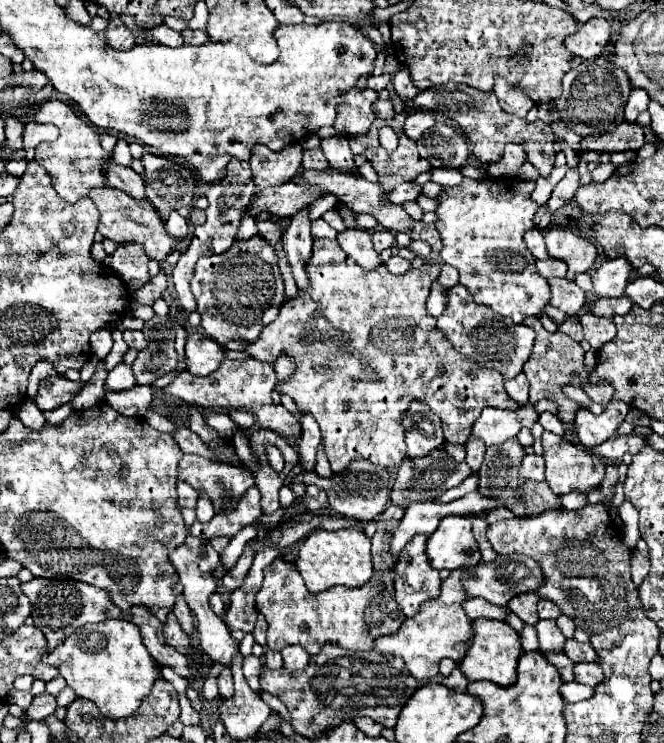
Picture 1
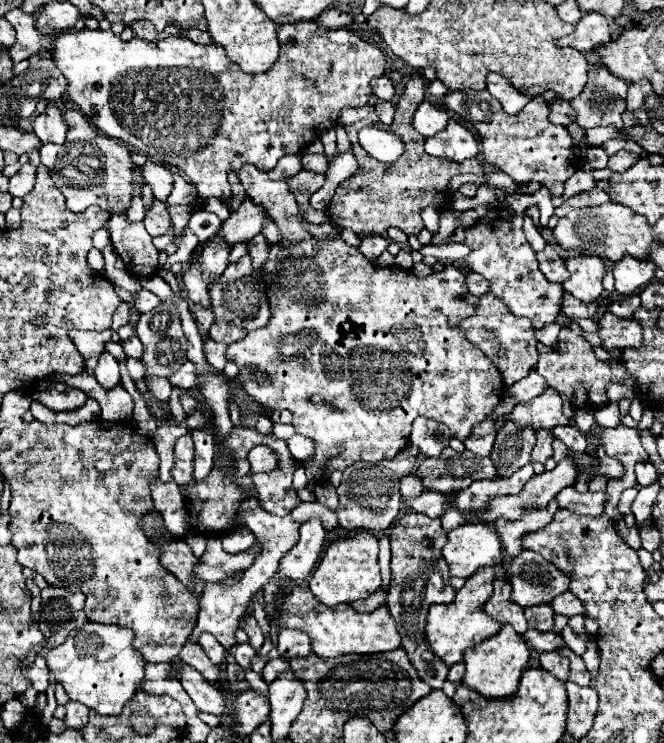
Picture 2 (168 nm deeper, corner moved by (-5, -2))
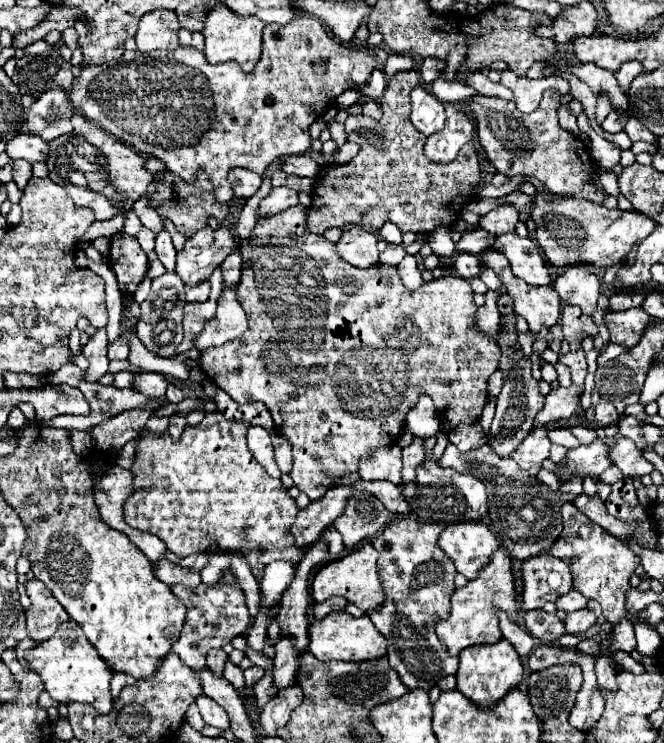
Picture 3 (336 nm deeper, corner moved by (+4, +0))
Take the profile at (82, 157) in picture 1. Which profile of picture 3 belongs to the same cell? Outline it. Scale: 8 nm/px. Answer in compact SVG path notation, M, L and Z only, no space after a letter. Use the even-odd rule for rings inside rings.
M75 114L71 122L75 128L71 134L63 134L49 142L51 148L45 160L49 168L49 180L61 184L75 206L91 208L97 220L109 220L123 210L131 210L133 202L145 194L147 184L153 180L153 174L143 170L145 158L123 142L115 140L111 134L103 132L99 126L91 124L91 120L83 118L81 114ZM75 172L91 178L91 190L87 190L85 186L75 186L71 182L71 176ZM107 190L113 192L107 194Z

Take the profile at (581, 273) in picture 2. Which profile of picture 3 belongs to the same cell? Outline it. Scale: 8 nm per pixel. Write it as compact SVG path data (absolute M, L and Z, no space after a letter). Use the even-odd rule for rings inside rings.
M569 264L563 268L563 274L555 278L553 288L565 304L575 304L585 314L593 314L601 294L601 280L591 272L589 264Z

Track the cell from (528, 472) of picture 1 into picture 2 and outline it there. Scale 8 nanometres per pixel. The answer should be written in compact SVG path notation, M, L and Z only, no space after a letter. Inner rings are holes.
M526 464L520 468L516 474L510 478L500 478L500 480L483 479L472 482L464 490L454 490L452 496L454 500L448 502L448 510L484 510L488 502L496 496L506 496L506 494L518 494L524 484L534 476L532 464Z

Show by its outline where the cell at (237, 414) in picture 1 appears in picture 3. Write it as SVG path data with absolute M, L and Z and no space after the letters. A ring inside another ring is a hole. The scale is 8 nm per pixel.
M251 426L247 432L247 444L249 444L249 450L253 452L253 456L259 460L259 464L263 464L267 474L273 478L281 478L281 470L279 470L275 456L273 456L269 432L261 426Z

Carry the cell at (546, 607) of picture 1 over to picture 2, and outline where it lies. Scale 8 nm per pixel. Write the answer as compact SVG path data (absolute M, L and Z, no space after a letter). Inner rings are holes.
M564 592L560 594L558 598L554 598L554 602L550 604L554 608L556 614L566 614L566 616L574 616L574 614L584 614L584 606L582 602L572 596L570 592Z

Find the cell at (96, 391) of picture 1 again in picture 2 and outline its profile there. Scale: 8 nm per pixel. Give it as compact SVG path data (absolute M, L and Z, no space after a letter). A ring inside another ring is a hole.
M108 352L100 354L98 366L96 366L96 370L94 370L94 376L96 376L96 380L98 380L104 388L108 388L108 390L114 388L114 386L120 382L120 368L118 368L116 358L114 358L112 354L108 354Z

